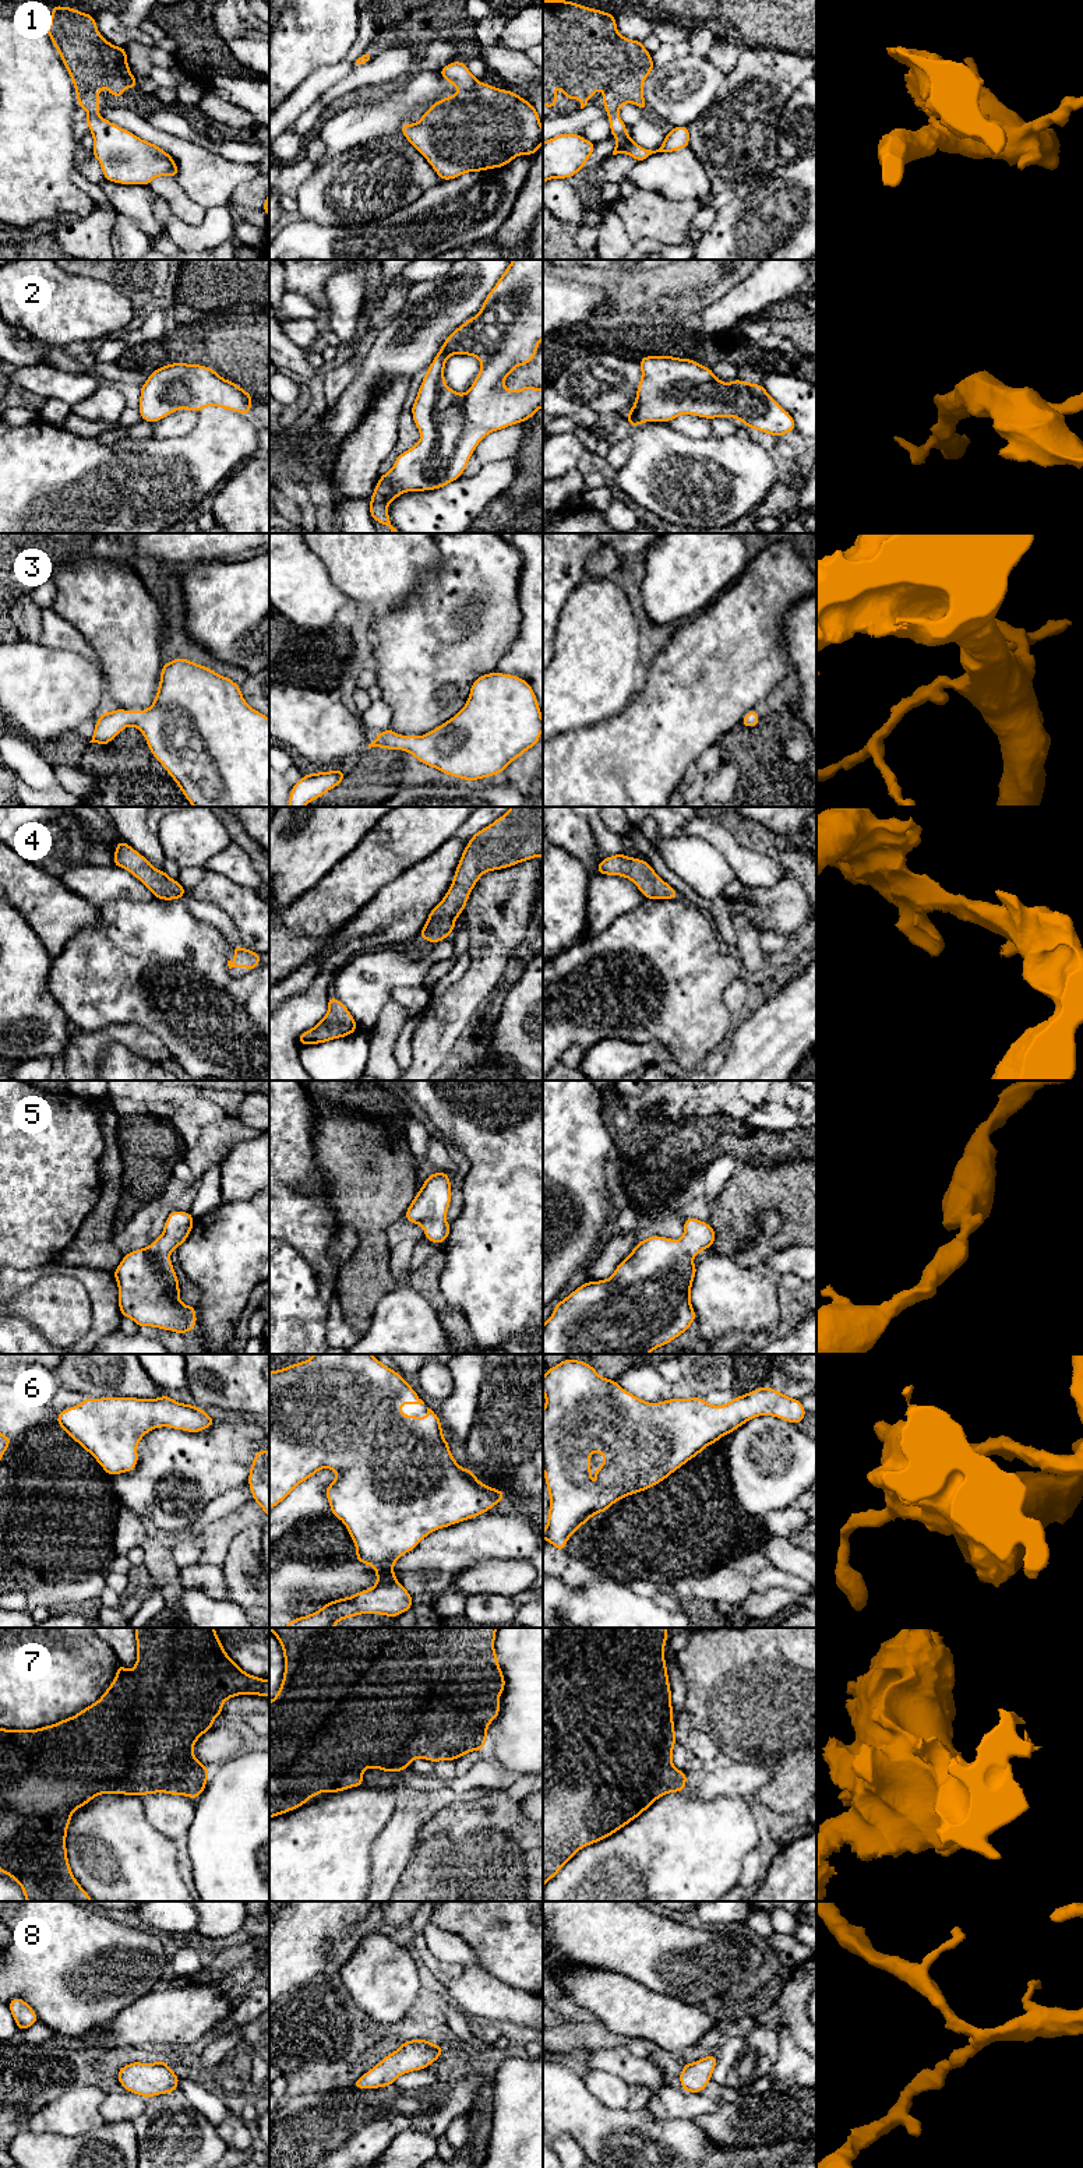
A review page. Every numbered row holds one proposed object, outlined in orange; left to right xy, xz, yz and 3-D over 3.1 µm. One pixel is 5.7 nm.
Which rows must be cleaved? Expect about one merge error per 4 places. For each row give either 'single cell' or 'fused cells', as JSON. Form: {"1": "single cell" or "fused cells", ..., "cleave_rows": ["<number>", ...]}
{"1": "fused cells", "2": "single cell", "3": "single cell", "4": "single cell", "5": "single cell", "6": "single cell", "7": "single cell", "8": "single cell", "cleave_rows": ["1"]}

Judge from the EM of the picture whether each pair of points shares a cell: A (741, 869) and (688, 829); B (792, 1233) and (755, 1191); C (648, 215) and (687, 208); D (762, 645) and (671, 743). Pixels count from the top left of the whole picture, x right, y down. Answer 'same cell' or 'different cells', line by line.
A: same cell
B: same cell
C: same cell
D: same cell

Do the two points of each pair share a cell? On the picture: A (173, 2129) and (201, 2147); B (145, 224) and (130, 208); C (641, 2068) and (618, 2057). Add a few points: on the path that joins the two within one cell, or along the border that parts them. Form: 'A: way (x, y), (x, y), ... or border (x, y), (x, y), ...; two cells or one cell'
A: way (180, 2136), (194, 2146); one cell
B: way (141, 219), (134, 212); one cell
C: way (635, 2068), (631, 2068), (624, 2061); one cell

